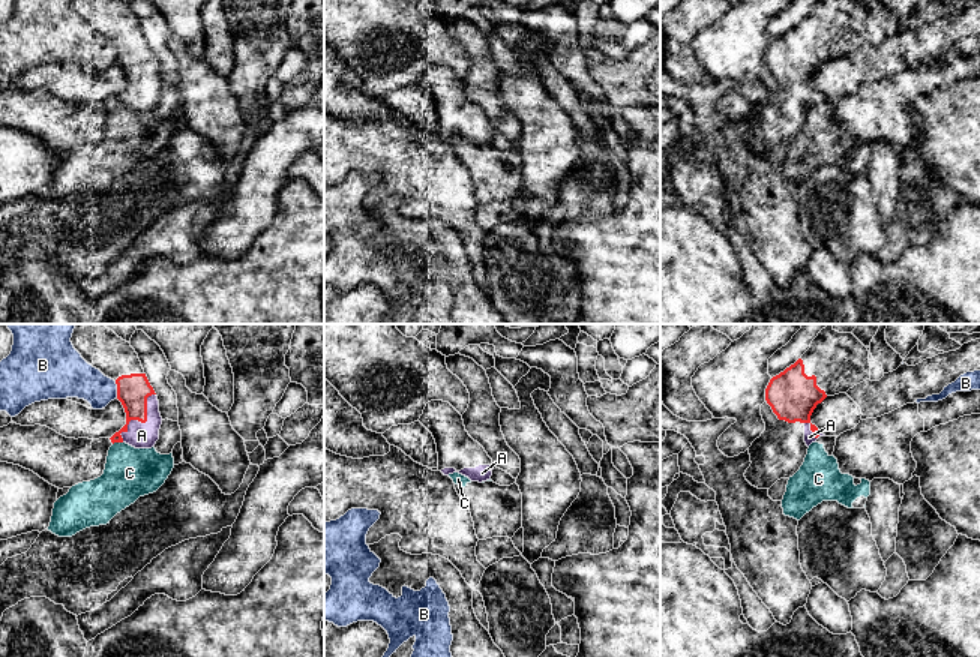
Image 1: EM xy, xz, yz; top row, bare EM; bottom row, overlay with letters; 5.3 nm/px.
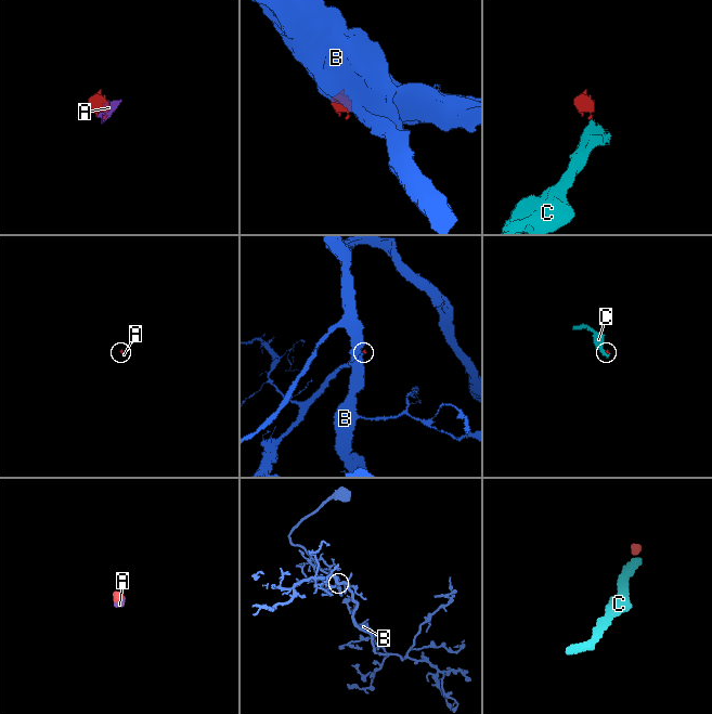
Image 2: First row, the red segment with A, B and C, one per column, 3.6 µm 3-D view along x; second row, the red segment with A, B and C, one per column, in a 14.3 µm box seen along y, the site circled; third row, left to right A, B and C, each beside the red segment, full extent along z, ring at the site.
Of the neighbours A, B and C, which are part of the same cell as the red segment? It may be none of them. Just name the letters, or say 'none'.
A

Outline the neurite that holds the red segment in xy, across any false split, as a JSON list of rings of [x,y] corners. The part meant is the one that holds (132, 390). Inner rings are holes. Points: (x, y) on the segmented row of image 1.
[[[75,324],[71,342],[89,364],[117,384],[116,399],[125,408],[126,424],[110,438],[111,442],[155,447],[162,424],[159,400],[131,344],[99,324]]]

